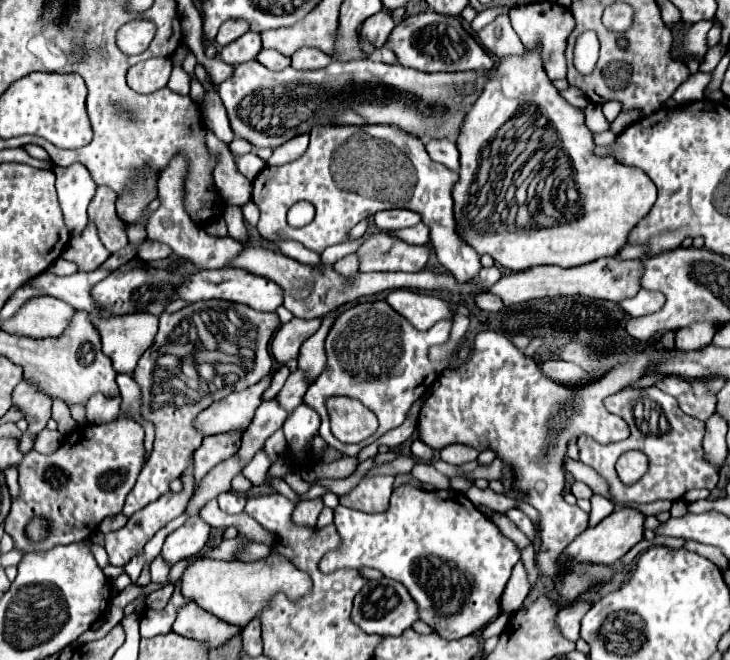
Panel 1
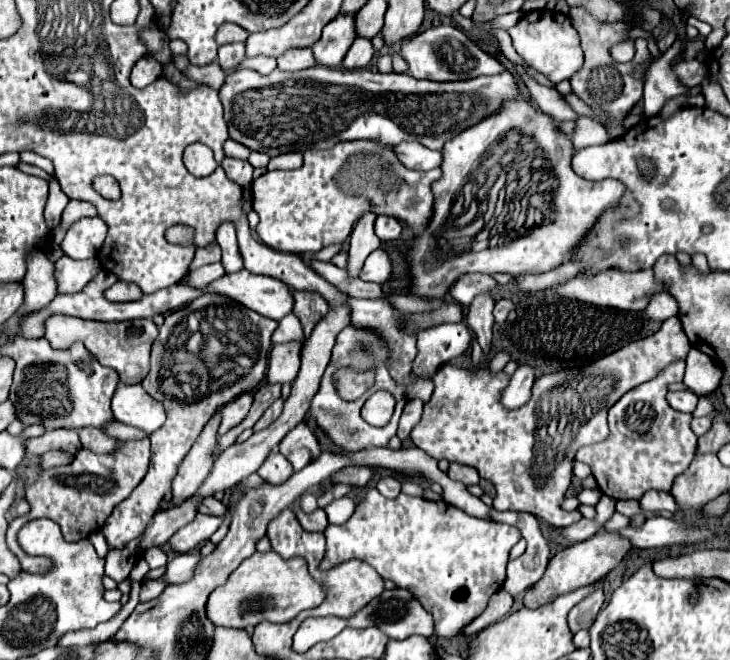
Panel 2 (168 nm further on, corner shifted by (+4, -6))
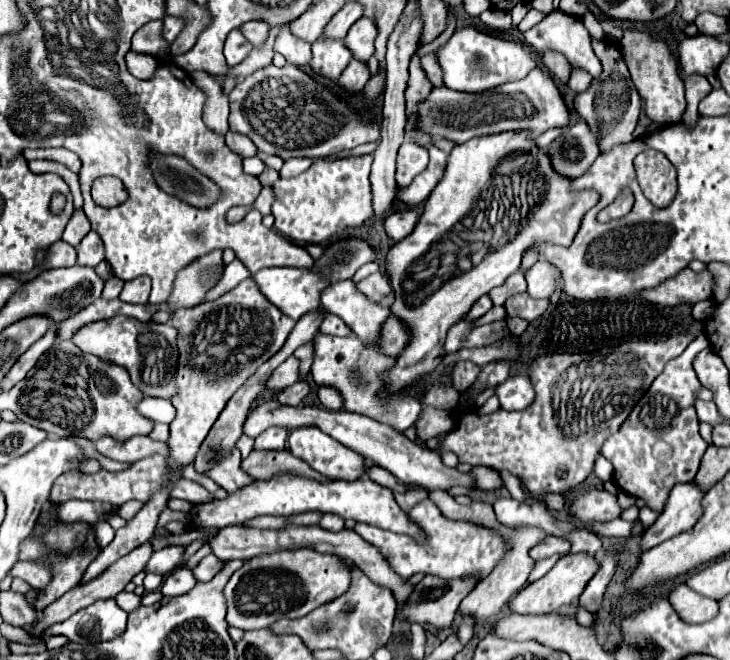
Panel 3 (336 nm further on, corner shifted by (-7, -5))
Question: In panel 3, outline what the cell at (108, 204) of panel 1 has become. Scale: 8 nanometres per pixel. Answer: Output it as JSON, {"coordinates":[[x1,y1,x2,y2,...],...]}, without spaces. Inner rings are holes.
{"coordinates":[[74,210,70,222,66,224,66,230,62,234,62,240,72,244,72,246,78,246,80,240,90,232,90,220,86,218,84,210]]}

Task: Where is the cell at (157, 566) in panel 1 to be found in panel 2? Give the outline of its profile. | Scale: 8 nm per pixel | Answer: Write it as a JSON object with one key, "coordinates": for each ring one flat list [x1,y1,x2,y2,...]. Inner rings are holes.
{"coordinates":[[189,553,189,555,177,555,167,563,167,573,165,579,167,583,185,583,193,577,193,571,197,563,201,561,199,553]]}

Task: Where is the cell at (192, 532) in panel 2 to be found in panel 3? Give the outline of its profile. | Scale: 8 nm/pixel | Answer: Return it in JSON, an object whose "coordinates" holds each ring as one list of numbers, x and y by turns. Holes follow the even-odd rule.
{"coordinates":[[278,476,272,480,258,480,252,486,246,486,244,490,238,490,236,494,228,494,224,500,216,500,208,506,194,506,190,510,192,524,198,528,216,528,222,530,226,526,242,526,246,520,256,518,260,514,272,514,272,516,284,516,284,514,300,514,308,510,320,510,320,512,332,512,340,514,342,518,352,518,356,522,366,522,384,530,392,530,398,534,412,534,416,540,424,540,424,534,420,534,420,528,410,522,406,512,400,510,396,504,392,490,376,484,370,478,360,478,356,482,330,482,320,484,308,478,300,476]]}

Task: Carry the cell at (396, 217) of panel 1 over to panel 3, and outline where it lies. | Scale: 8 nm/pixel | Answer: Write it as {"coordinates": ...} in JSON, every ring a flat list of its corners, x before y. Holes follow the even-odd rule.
{"coordinates":[[406,210,406,212,394,212,394,214,388,214,386,220,384,220,386,234,398,242,398,240,406,238,406,236,414,230,416,220,418,220,416,210]]}

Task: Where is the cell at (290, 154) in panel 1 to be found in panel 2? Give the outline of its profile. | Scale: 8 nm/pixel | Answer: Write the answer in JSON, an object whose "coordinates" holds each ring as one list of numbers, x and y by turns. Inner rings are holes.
{"coordinates":[[285,153,285,155,277,155,277,157,273,157,271,161,269,161,269,165,267,165,267,169,269,171,273,171,273,169,297,169,297,167,301,167,301,163,303,163,303,155,301,153]]}

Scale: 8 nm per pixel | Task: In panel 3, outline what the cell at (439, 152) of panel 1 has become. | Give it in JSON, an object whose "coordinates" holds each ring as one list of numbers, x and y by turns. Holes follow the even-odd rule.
{"coordinates":[[404,142,398,150,396,164,396,182,398,186,408,186,416,174,424,172,428,166,428,150,416,142]]}

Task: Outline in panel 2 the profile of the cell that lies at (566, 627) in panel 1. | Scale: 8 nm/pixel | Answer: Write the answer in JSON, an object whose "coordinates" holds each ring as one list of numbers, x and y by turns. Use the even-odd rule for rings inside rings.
{"coordinates":[[601,583,595,585,593,593,589,593,583,601,579,601,571,613,569,613,569,629,577,633,579,629,589,629,593,625,593,619,597,617,599,609,603,605,603,589]]}

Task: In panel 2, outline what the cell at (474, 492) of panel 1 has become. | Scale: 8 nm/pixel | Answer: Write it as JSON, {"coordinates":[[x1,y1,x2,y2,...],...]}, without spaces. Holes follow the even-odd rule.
{"coordinates":[[671,317,663,323,663,327,655,335,645,337,641,341,633,341,597,359,591,365,585,365,573,371,553,371,553,373,545,373,537,377,533,383,533,397,529,399,529,403,513,411,505,409,499,401,501,389,507,385,505,373,491,375,489,369,483,369,471,375,467,369,459,369,447,363,433,377,435,381,433,397,429,399,429,403,425,403,421,423,411,431,411,439,419,449,435,457,437,461,447,459,451,463,475,467,483,479,495,485,497,495,493,499,493,507,497,511,525,511,525,513,545,519,547,523,555,527,567,527,581,519,579,511,567,513,559,507,559,503,565,497,567,487,571,485,573,461,575,461,577,449,583,445,593,445,593,443,599,443,601,439,607,439,609,407,613,407,633,387,653,379,669,363,677,359,685,359,689,349,691,349,691,343,685,331,681,331,681,321,677,317]]}

